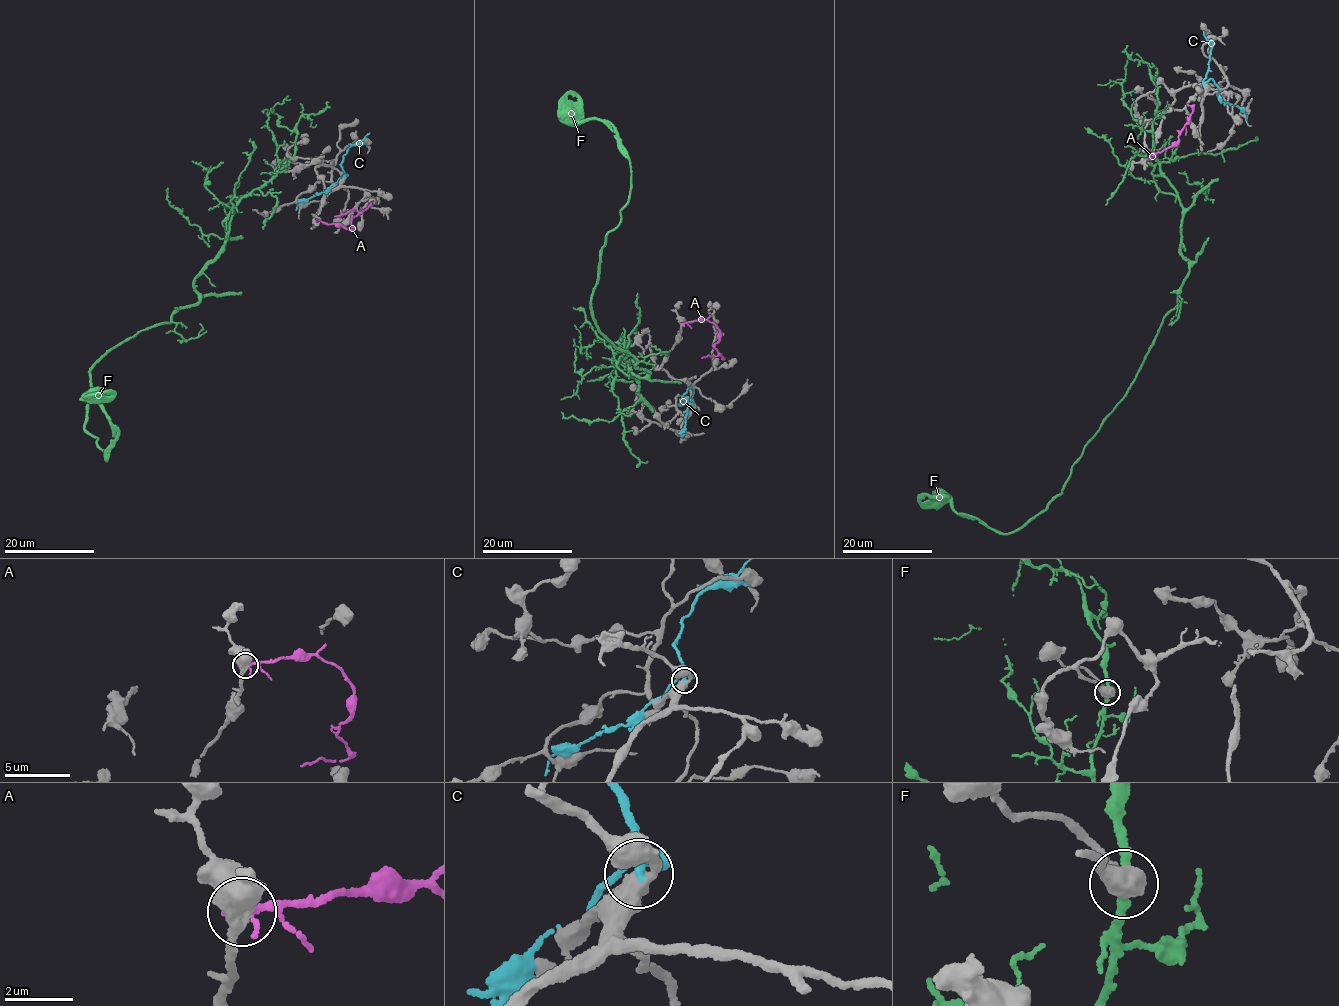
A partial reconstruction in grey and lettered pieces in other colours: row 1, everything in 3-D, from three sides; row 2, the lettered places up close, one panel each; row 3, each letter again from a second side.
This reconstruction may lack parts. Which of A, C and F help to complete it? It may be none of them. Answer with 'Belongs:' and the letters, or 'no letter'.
Belongs: F

